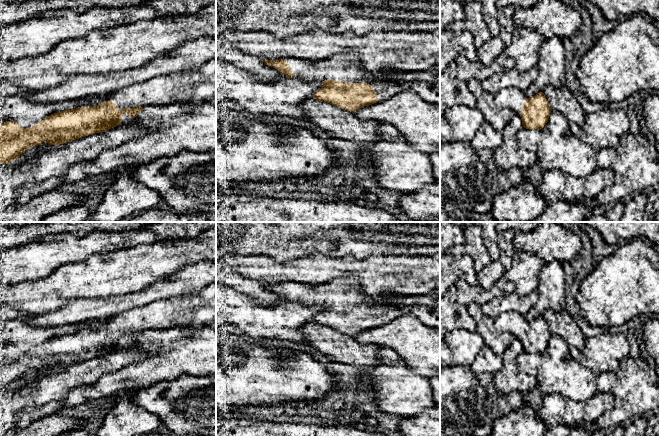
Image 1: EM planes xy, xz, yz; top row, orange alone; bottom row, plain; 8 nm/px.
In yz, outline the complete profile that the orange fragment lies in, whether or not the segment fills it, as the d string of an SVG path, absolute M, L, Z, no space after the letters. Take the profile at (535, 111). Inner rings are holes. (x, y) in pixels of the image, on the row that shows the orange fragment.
M505 88L494 95L496 104L509 108L522 119L522 125L529 130L542 129L549 120L551 108L543 92L528 98L525 92Z

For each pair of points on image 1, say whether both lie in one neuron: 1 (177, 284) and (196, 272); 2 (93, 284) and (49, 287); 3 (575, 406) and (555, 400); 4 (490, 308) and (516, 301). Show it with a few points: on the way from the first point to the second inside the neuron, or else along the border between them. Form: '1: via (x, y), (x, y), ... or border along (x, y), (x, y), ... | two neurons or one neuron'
1: via (182, 282), (191, 277) | one neuron
2: via (82, 285), (62, 285), (60, 287) | one neuron
3: via (570, 409), (564, 409), (560, 405) | one neuron
4: via (496, 306), (510, 303) | one neuron

